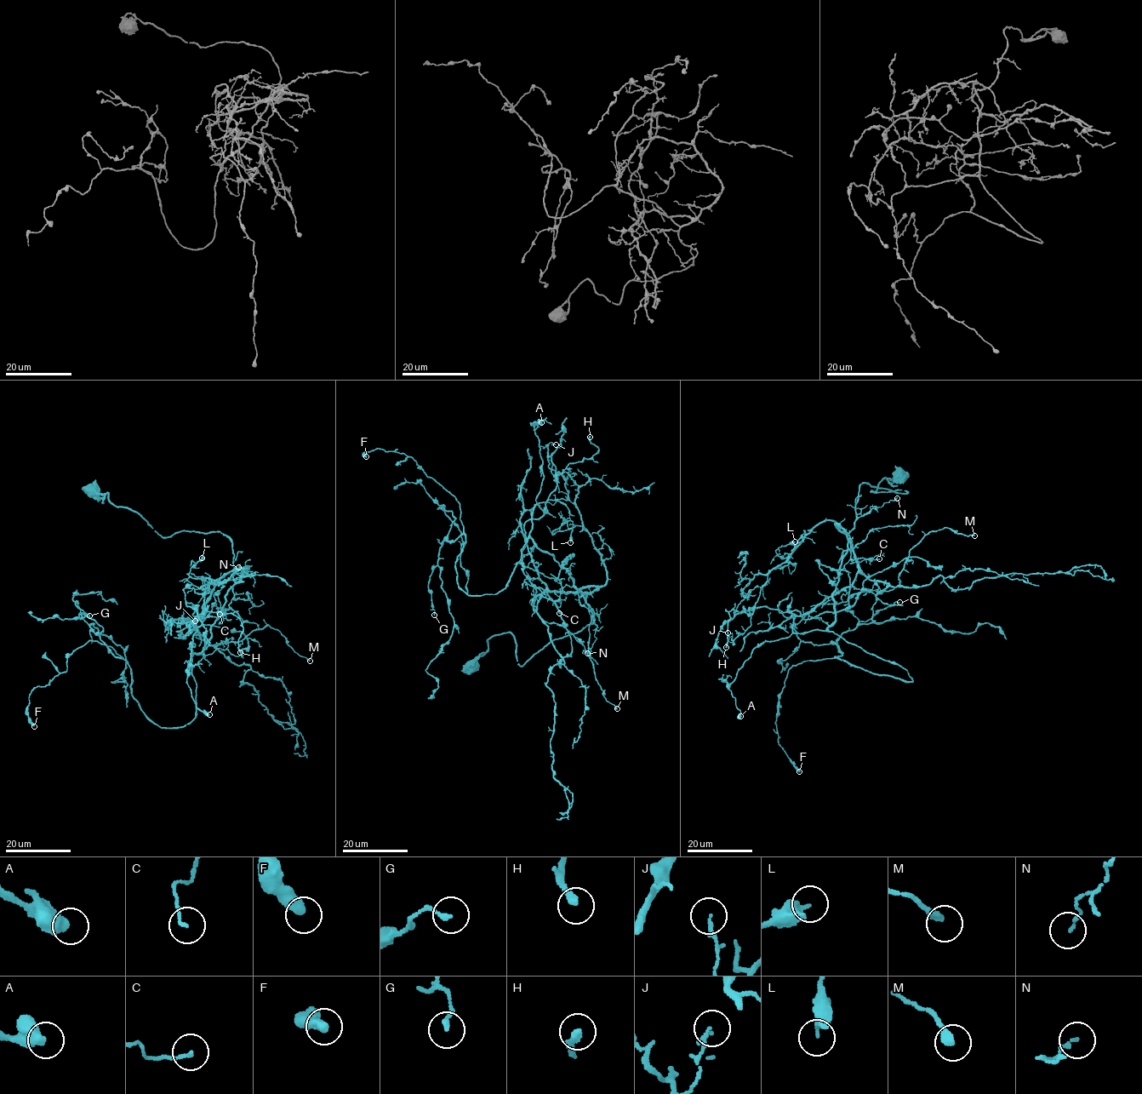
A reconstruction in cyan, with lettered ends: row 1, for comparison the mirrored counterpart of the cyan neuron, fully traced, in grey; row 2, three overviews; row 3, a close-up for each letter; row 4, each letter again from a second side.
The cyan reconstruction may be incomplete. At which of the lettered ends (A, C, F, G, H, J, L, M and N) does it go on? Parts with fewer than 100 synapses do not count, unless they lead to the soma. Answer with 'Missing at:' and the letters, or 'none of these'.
Missing at: none of these

